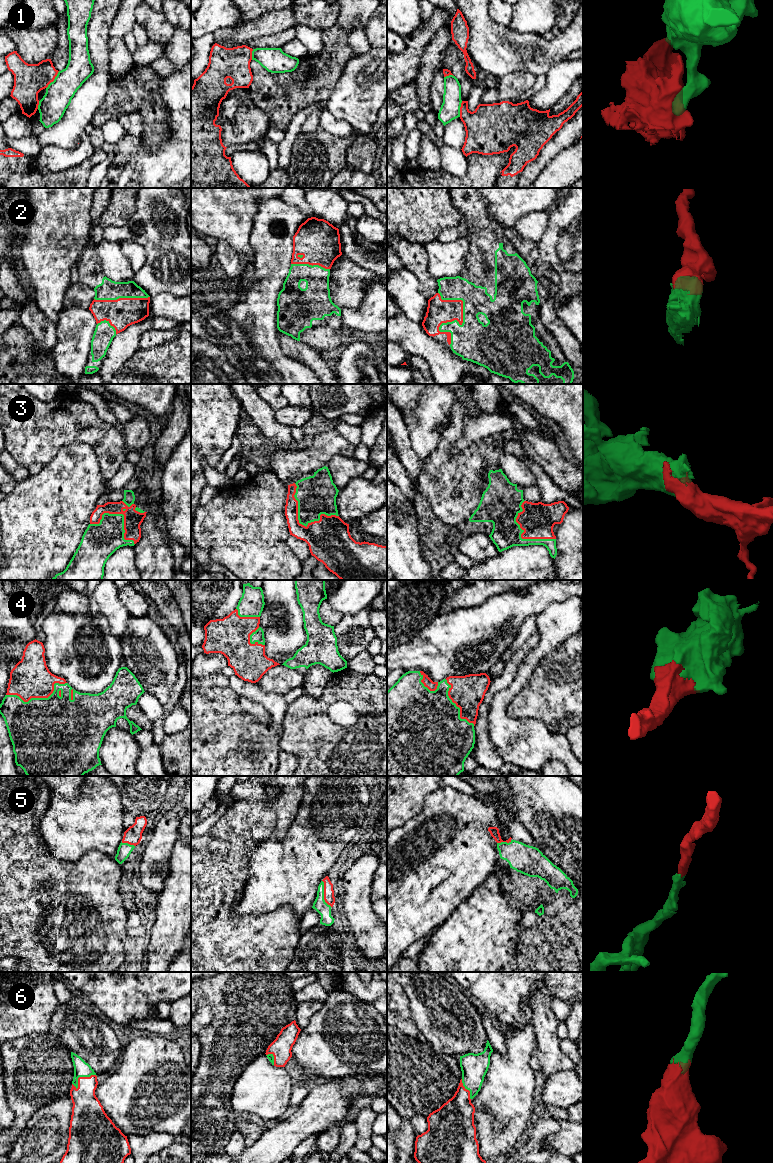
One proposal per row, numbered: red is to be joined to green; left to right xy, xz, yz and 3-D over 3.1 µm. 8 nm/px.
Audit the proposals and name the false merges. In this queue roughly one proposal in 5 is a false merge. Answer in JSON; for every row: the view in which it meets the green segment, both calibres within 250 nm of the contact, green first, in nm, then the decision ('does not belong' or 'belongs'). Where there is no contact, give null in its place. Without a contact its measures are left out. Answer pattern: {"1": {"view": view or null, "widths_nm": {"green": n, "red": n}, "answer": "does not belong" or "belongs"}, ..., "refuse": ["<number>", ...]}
{"1": {"view": "xy", "widths_nm": {"green": 220, "red": 260}, "answer": "does not belong"}, "2": {"view": "yz", "widths_nm": {"green": 320, "red": 200}, "answer": "belongs"}, "3": {"view": "xz", "widths_nm": {"green": 300, "red": 320}, "answer": "belongs"}, "4": {"view": "xy", "widths_nm": {"green": 500, "red": 320}, "answer": "belongs"}, "5": {"view": "xz", "widths_nm": {"green": 100, "red": 90}, "answer": "belongs"}, "6": {"view": "xy", "widths_nm": {"green": 130, "red": 220}, "answer": "belongs"}, "refuse": ["1"]}

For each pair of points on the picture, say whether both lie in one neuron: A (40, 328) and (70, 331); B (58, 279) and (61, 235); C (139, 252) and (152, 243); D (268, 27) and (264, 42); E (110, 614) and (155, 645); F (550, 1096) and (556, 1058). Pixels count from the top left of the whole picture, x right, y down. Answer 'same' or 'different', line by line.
A: different
B: same
C: different
D: different
E: different
F: different

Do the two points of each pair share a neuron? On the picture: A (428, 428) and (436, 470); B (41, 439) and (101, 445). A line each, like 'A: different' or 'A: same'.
A: different
B: same

